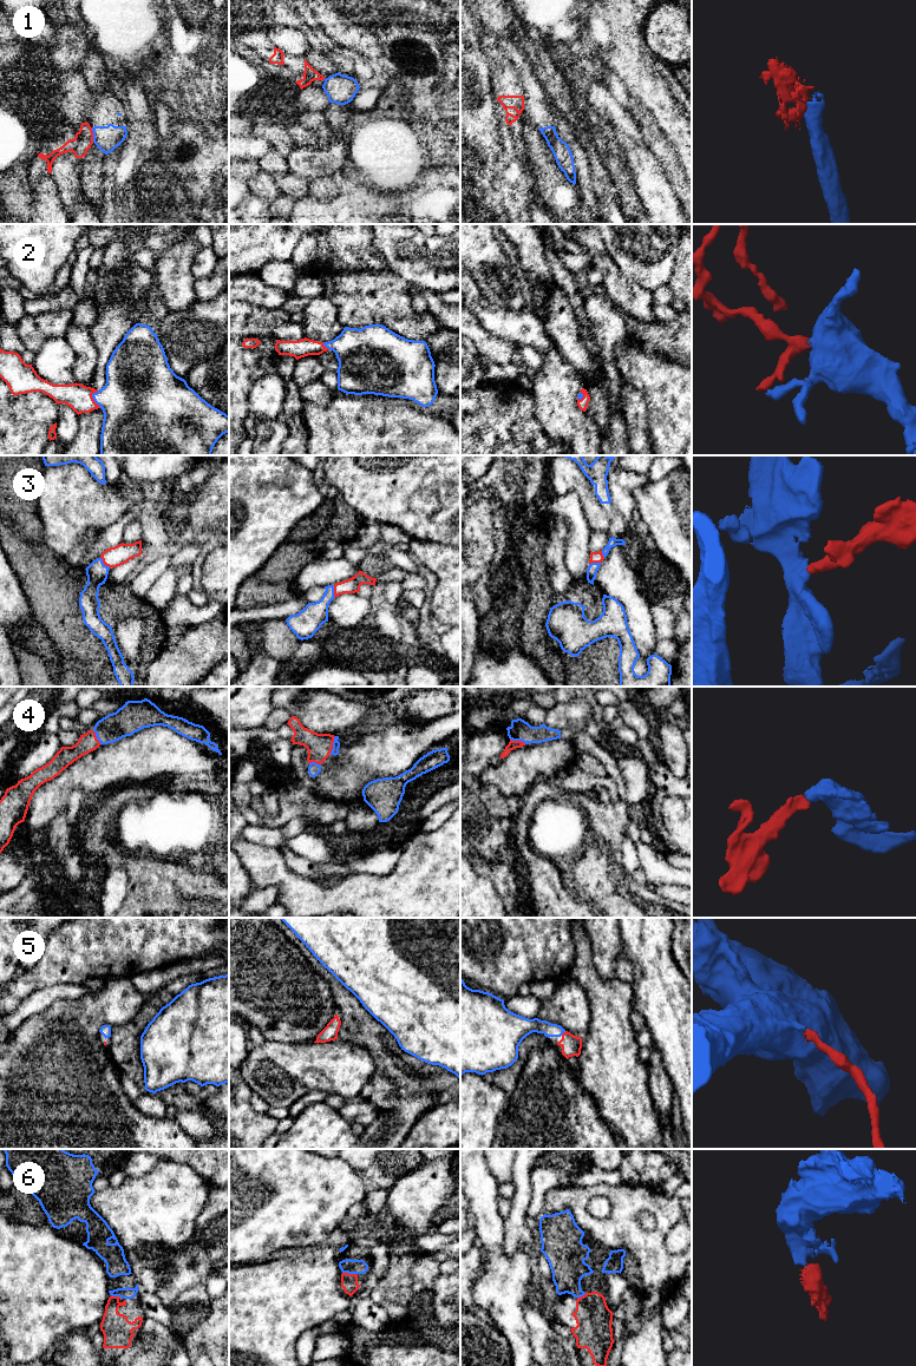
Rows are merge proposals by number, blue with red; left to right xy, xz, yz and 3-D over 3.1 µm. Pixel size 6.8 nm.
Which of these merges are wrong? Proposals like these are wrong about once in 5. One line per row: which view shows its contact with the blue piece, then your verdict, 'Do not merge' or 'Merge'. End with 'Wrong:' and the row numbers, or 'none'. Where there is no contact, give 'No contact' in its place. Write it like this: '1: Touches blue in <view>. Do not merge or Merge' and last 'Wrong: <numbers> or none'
1: Touches blue in xy. Do not merge
2: Touches blue in xy. Merge
3: Touches blue in xy. Merge
4: Touches blue in xz. Merge
5: Touches blue in yz. Merge
6: Touches blue in xz. Merge
Wrong: 1

